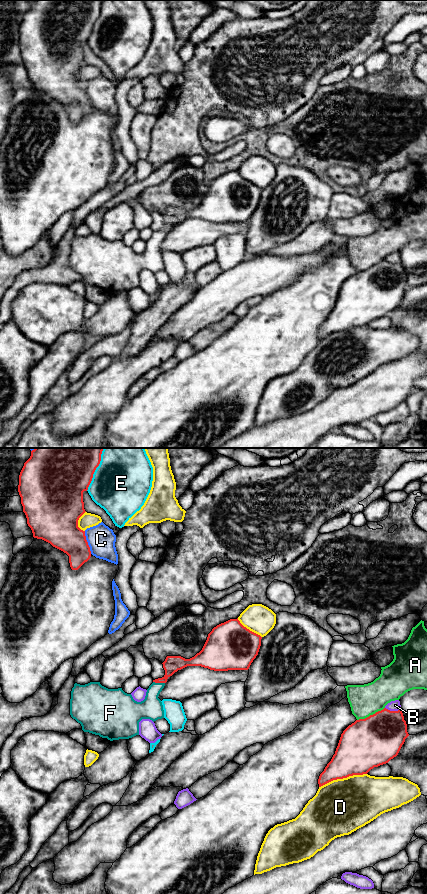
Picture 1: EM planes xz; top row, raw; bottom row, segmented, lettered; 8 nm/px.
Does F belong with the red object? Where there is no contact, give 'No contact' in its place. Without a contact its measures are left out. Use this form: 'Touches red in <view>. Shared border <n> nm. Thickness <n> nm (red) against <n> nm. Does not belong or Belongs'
Touches red in xz. Shared border 100 nm. Thickness 140 nm (red) against 180 nm. Belongs

